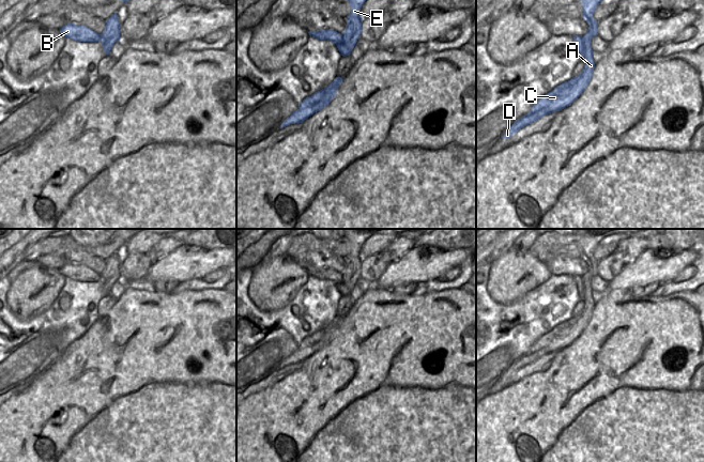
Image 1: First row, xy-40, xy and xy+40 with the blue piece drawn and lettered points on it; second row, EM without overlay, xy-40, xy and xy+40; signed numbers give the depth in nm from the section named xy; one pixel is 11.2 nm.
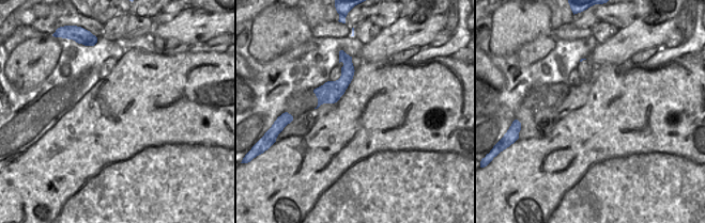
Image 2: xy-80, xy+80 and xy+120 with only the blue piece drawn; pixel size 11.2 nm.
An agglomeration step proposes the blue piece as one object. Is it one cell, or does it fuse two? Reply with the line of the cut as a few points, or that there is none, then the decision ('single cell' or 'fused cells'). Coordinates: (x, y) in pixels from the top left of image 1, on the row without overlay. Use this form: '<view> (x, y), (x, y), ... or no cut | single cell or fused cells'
xy (342, 274), (343, 287), (341, 294) | fused cells

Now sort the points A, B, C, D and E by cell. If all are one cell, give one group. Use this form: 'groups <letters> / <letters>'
groups A C D E / B

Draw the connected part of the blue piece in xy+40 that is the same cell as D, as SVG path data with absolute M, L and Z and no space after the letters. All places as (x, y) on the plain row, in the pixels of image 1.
M578 229L578 231L572 234L581 237L582 258L588 263L588 270L582 276L584 287L580 296L580 298L584 298L584 308L579 315L572 317L570 320L557 325L554 329L539 338L530 352L518 358L502 378L510 378L522 367L547 354L551 354L570 345L581 335L588 324L595 307L591 279L598 275L598 261L594 258L594 251L597 245L602 238L609 235L631 234L639 230L641 229Z

